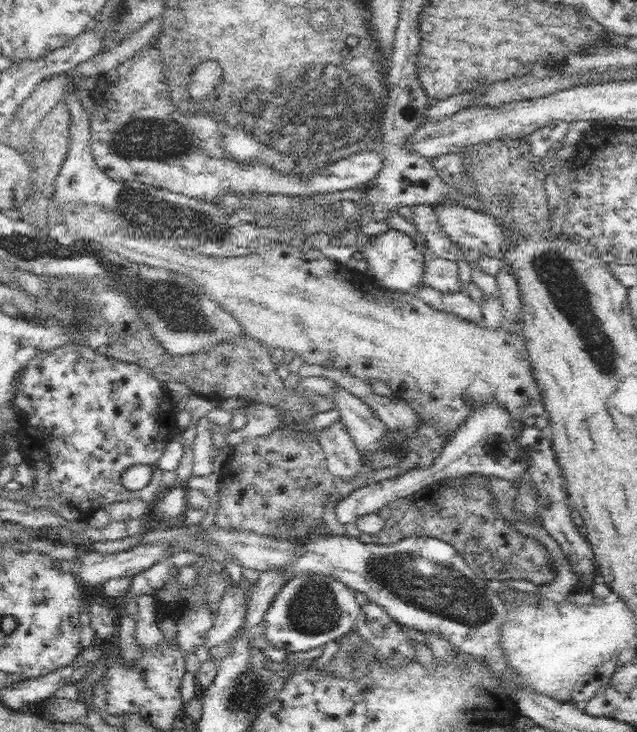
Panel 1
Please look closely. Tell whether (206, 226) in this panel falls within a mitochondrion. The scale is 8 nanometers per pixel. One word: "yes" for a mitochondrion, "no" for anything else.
yes

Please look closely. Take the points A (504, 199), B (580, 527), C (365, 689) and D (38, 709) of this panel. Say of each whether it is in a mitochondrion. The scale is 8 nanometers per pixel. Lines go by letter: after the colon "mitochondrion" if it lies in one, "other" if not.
A: mitochondrion
B: other
C: other
D: other

